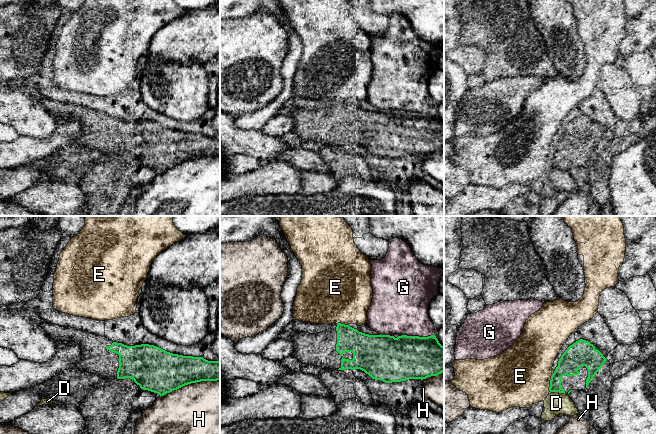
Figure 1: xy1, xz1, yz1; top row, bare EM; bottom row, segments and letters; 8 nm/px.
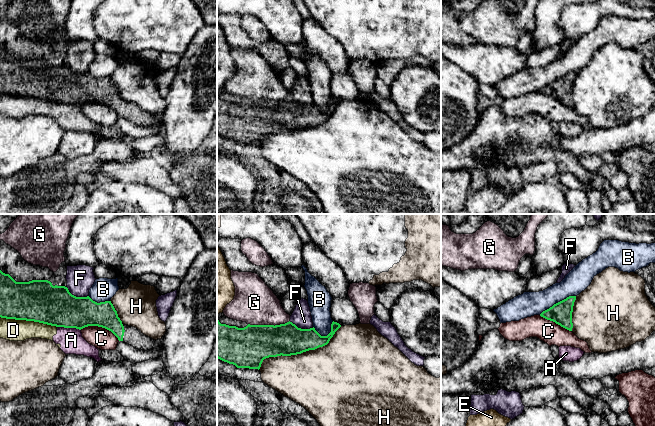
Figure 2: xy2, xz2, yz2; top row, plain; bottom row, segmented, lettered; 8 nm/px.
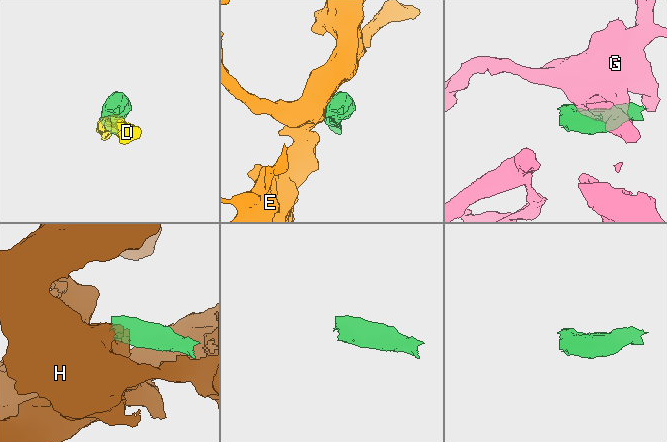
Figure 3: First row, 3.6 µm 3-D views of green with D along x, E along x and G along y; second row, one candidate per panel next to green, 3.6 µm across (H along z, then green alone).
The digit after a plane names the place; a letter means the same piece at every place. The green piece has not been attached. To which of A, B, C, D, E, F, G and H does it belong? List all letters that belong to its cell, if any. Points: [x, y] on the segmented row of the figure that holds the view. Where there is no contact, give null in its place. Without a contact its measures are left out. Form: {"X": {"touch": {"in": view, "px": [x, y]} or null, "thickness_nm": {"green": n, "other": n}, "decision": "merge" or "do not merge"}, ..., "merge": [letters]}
{"A": {"touch": {"in": "xy2", "px": [69, 327]}, "thickness_nm": {"green": 320, "other": 190}, "decision": "do not merge"}, "B": {"touch": {"in": "yz2", "px": [558, 302]}, "thickness_nm": {"green": 180, "other": 200}, "decision": "do not merge"}, "C": {"touch": {"in": "xy2", "px": [100, 326]}, "thickness_nm": {"green": 260, "other": 170}, "decision": "do not merge"}, "D": {"touch": {"in": "xy2", "px": [28, 320]}, "thickness_nm": {"green": 340, "other": 180}, "decision": "do not merge"}, "E": {"touch": {"in": "yz1", "px": [550, 383]}, "thickness_nm": {"green": 180, "other": 480}, "decision": "do not merge"}, "F": {"touch": {"in": "xz2", "px": [300, 328]}, "thickness_nm": {"green": 260, "other": 160}, "decision": "do not merge"}, "G": {"touch": {"in": "xz2", "px": [268, 325]}, "thickness_nm": {"green": 320, "other": 340}, "decision": "do not merge"}, "H": {"touch": {"in": "xz2", "px": [299, 353]}, "thickness_nm": {"green": 260, "other": 480}, "decision": "do not merge"}, "merge": []}

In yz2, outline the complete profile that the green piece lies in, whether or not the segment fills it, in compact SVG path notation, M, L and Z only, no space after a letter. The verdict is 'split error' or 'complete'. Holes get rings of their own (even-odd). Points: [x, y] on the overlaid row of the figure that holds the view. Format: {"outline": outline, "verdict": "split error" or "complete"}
{"outline": "M569 296L543 311L540 316L572 331L572 312L575 300L576 296Z", "verdict": "complete"}

